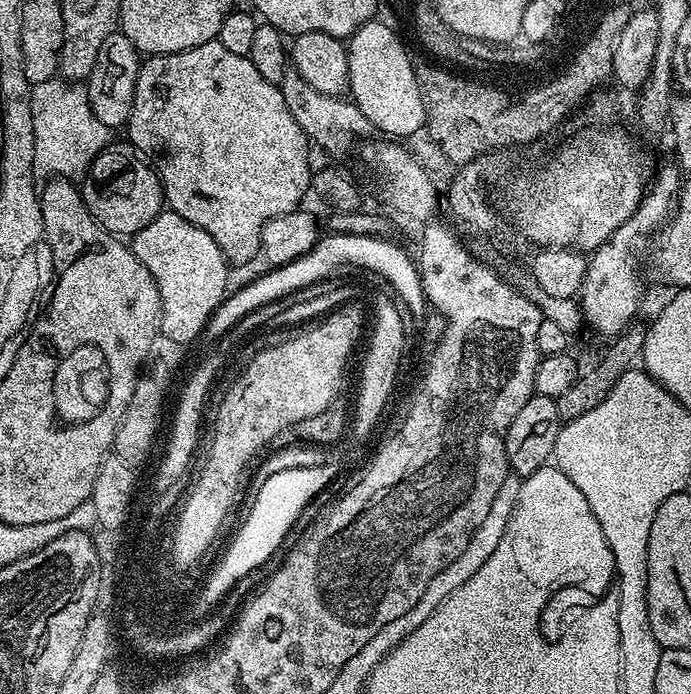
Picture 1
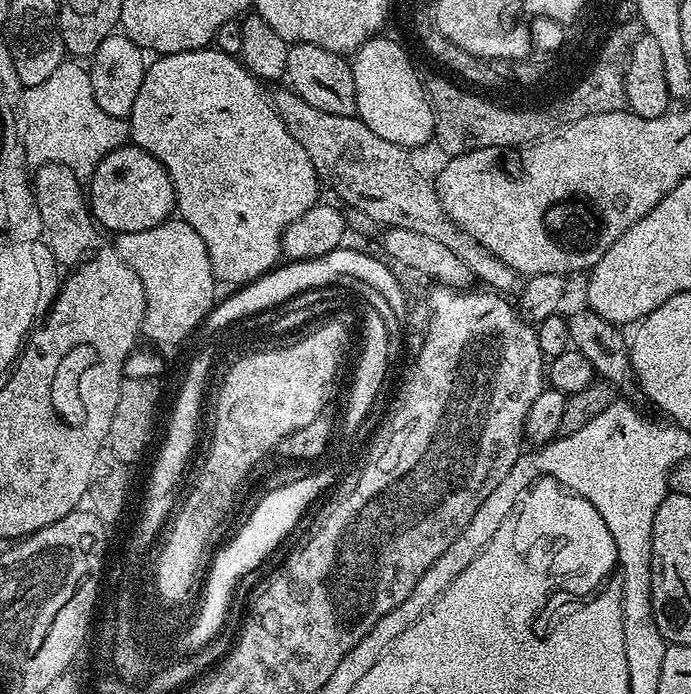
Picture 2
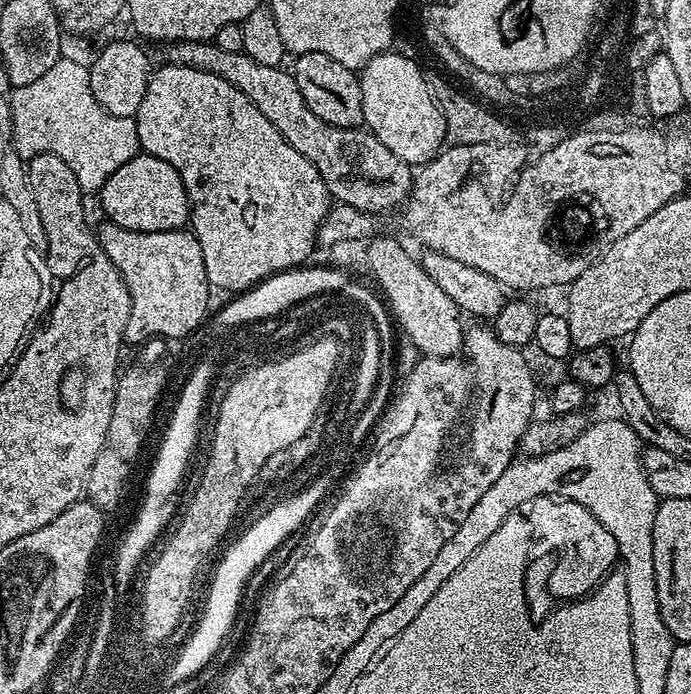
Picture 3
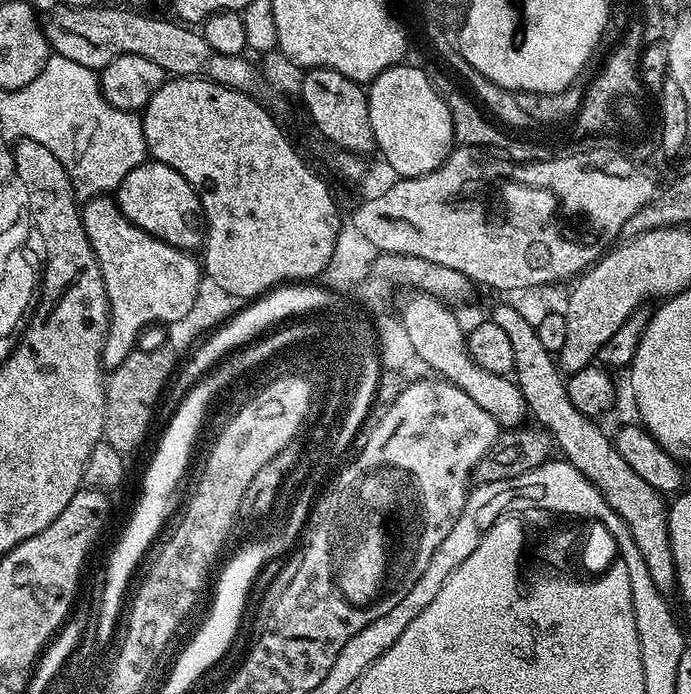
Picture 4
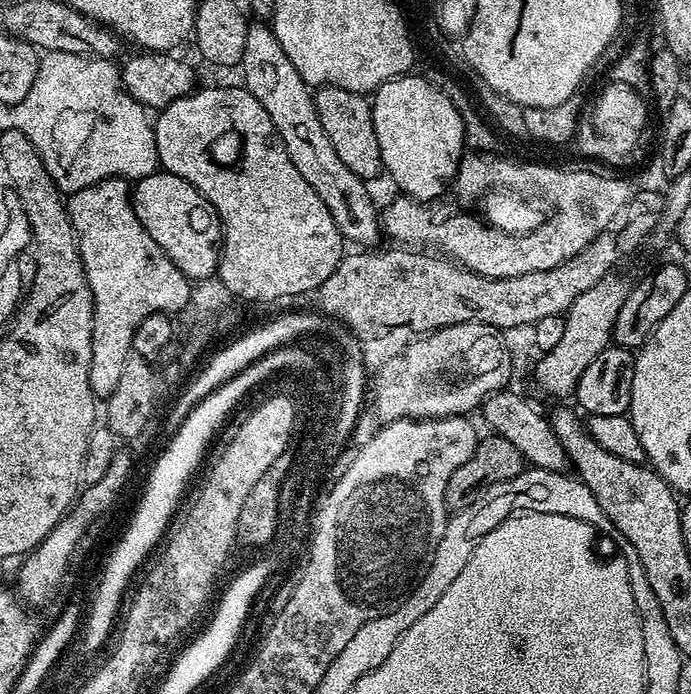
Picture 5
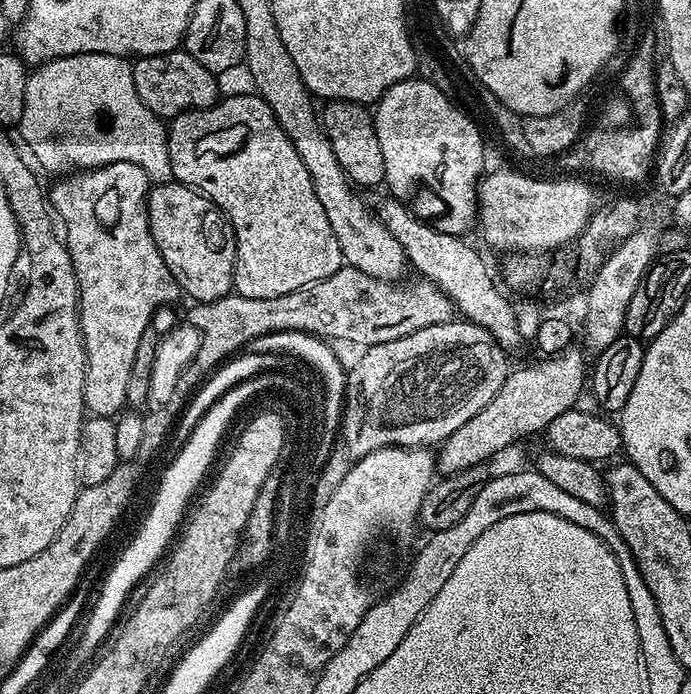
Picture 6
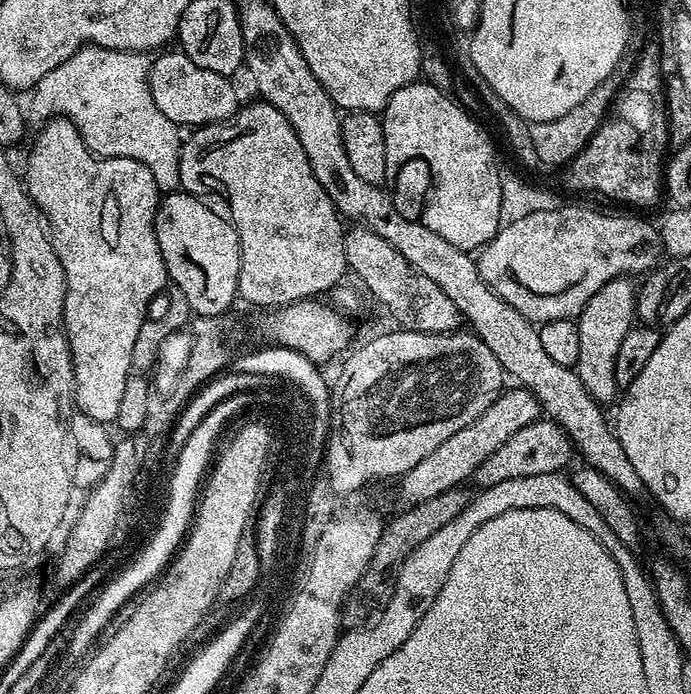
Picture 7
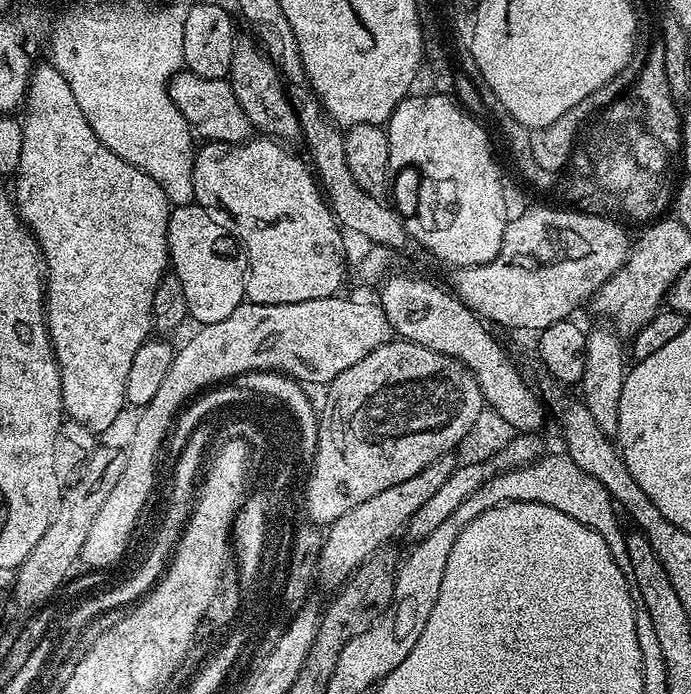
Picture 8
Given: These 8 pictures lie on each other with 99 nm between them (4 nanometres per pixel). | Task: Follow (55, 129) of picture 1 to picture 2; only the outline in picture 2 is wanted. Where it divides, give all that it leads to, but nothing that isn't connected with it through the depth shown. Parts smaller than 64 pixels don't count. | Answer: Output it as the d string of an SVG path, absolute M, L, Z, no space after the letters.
M68 58L46 82L24 89L22 139L29 165L61 164L74 170L76 177L84 182L91 178L106 154L129 143L130 124L125 117L106 114L98 106L87 67Z

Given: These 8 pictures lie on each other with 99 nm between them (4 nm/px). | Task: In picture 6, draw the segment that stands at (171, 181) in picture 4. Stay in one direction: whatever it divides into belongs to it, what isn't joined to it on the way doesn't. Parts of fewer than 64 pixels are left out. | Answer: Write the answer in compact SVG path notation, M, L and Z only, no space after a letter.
M179 182L152 184L148 189L148 225L154 246L158 246L185 297L193 296L196 302L217 300L233 291L236 235L227 216L209 196Z

